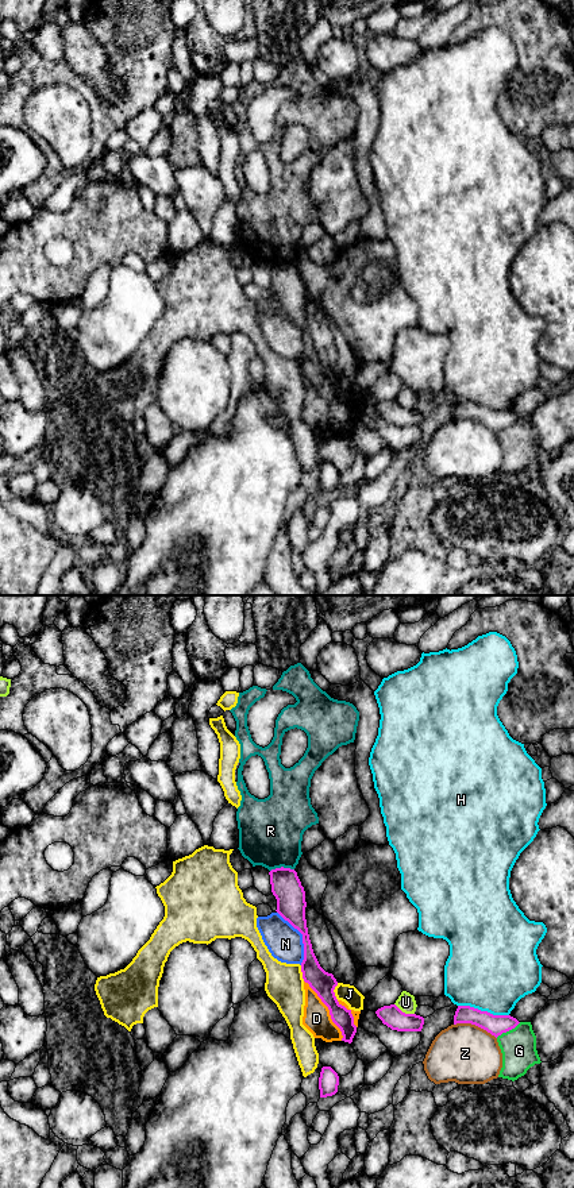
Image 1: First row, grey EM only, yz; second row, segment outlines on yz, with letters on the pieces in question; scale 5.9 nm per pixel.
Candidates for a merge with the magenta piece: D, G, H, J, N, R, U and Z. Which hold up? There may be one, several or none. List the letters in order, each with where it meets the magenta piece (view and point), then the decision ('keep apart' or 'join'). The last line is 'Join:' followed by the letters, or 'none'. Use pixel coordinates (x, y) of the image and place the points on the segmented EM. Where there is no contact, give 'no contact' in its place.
D: yz (328, 1009) | keep apart
G: yz (508, 1030) | keep apart
H: yz (484, 1011) | keep apart
J: yz (332, 991) | keep apart
N: yz (303, 937) | keep apart
R: yz (281, 867) | keep apart
U: yz (404, 1013) | keep apart
Z: yz (476, 1025) | keep apart
Join: none

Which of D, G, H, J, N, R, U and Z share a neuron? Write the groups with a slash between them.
D / G / H / J / N / R / U / Z

